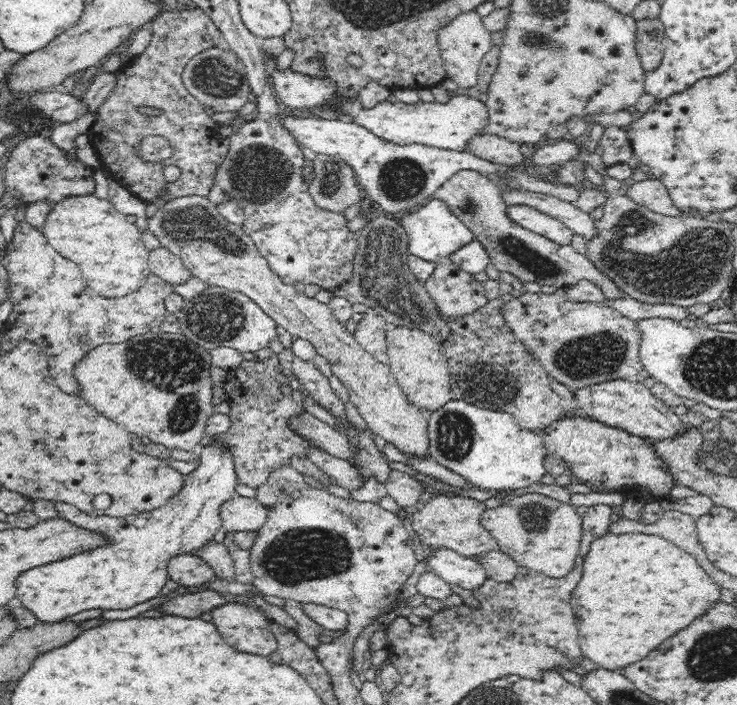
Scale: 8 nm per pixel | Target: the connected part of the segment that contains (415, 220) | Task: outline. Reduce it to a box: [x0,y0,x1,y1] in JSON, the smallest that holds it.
[398,198,475,263]

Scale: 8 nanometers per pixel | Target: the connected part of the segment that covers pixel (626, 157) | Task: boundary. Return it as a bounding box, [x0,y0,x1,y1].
[599,125,641,170]

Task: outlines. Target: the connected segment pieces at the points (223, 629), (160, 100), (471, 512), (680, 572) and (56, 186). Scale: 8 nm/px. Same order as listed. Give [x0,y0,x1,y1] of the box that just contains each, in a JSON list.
[[211,603,277,656],[87,8,228,204],[412,495,499,558],[572,533,721,671],[1,136,94,204]]

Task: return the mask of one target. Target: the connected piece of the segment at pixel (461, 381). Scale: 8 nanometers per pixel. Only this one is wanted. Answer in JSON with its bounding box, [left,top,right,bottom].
[442,297,562,432]

